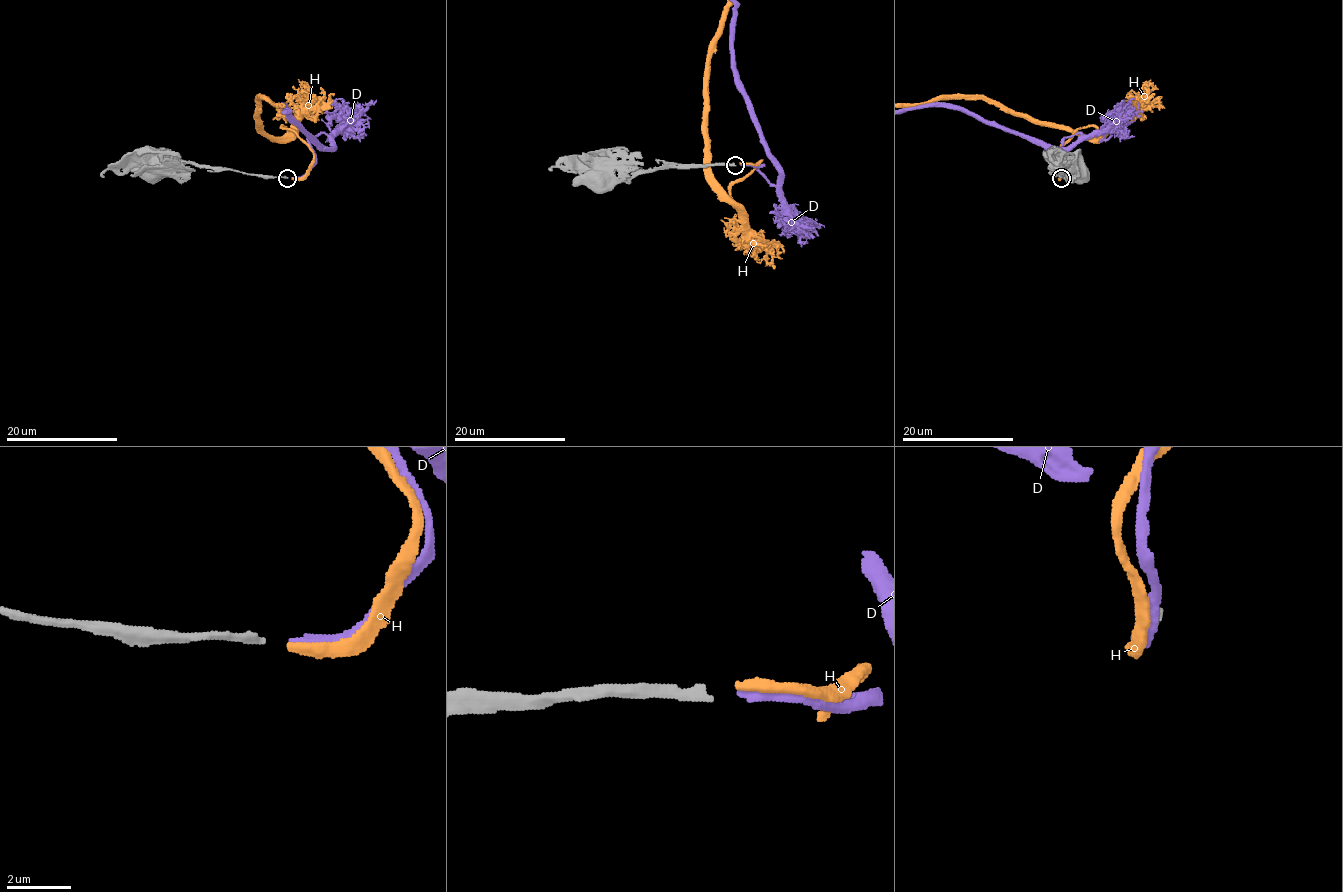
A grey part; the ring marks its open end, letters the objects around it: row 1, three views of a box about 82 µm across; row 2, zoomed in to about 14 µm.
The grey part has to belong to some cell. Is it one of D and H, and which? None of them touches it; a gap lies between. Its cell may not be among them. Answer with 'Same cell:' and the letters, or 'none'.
Same cell: D

